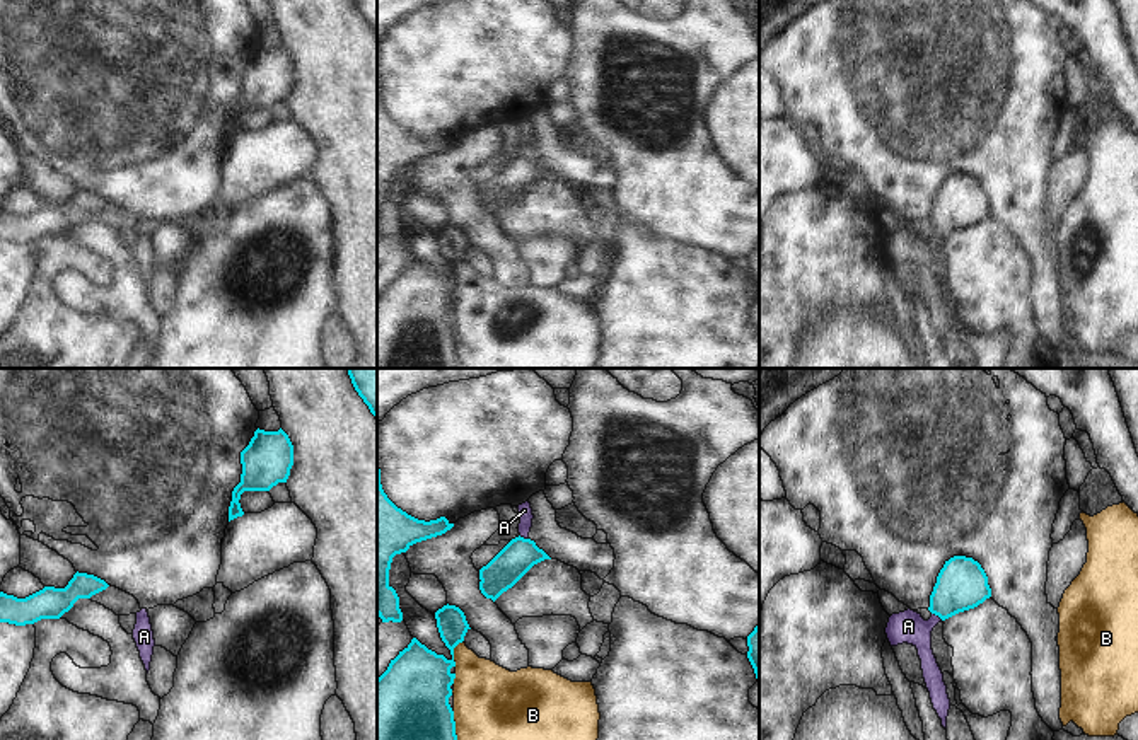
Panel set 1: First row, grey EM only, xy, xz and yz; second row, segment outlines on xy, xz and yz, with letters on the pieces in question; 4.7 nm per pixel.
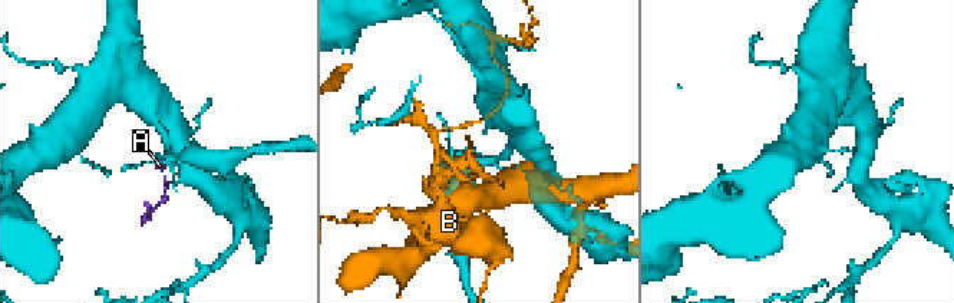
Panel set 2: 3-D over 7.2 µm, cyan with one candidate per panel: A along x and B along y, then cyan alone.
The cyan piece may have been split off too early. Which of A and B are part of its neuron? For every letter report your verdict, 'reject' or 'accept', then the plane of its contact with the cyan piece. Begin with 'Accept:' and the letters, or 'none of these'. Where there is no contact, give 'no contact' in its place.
Accept: A
A: accept | yz
B: reject | xz

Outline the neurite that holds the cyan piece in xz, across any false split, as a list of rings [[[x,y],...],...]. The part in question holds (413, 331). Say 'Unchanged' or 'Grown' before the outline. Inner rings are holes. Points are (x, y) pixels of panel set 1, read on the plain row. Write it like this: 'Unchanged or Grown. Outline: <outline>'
Unchanged. Outline: [[[444,223],[435,230],[452,276],[437,273],[416,256],[377,297],[377,368],[459,368],[449,322],[456,292],[454,266],[471,247],[464,230]]]

